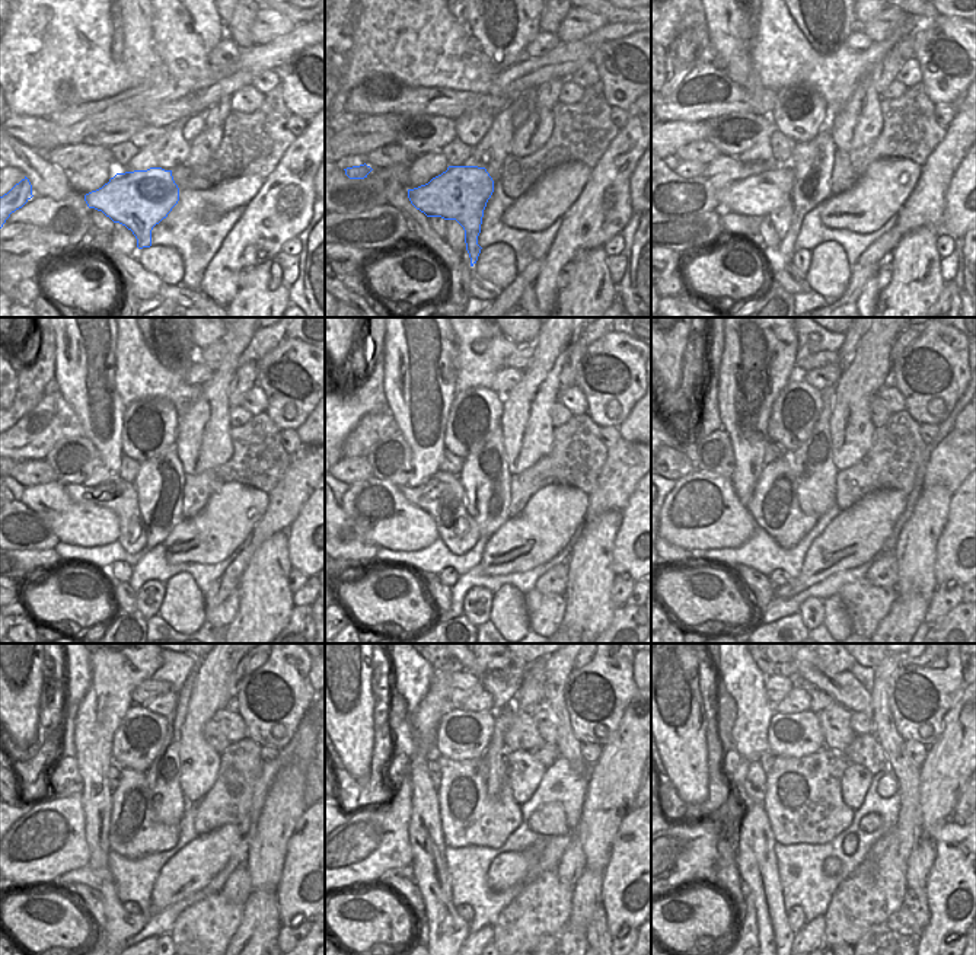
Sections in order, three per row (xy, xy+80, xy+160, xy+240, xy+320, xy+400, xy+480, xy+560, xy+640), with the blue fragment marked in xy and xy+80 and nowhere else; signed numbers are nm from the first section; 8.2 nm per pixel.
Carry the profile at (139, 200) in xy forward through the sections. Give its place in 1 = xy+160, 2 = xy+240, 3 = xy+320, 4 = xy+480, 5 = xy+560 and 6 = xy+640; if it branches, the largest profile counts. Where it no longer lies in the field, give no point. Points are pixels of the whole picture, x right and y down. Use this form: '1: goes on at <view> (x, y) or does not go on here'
1: goes on at xy+160 (758, 195)
2: goes on at xy+240 (83, 524)
3: goes on at xy+320 (382, 516)
4: goes on at xy+480 (48, 840)
5: goes on at xy+560 (370, 842)
6: goes on at xy+640 (681, 852)

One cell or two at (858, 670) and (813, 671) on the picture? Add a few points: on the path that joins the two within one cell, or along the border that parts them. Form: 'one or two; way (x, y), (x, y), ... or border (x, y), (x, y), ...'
two; border (848, 671), (868, 692)

